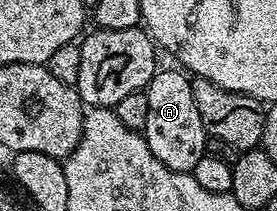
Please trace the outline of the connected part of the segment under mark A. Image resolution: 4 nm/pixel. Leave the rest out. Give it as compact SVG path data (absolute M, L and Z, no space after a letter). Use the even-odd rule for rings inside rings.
M158 69L144 92L147 96L147 124L143 131L147 148L162 164L167 164L175 172L190 173L206 154L207 135L203 116L195 104L195 92L190 75L184 69Z

